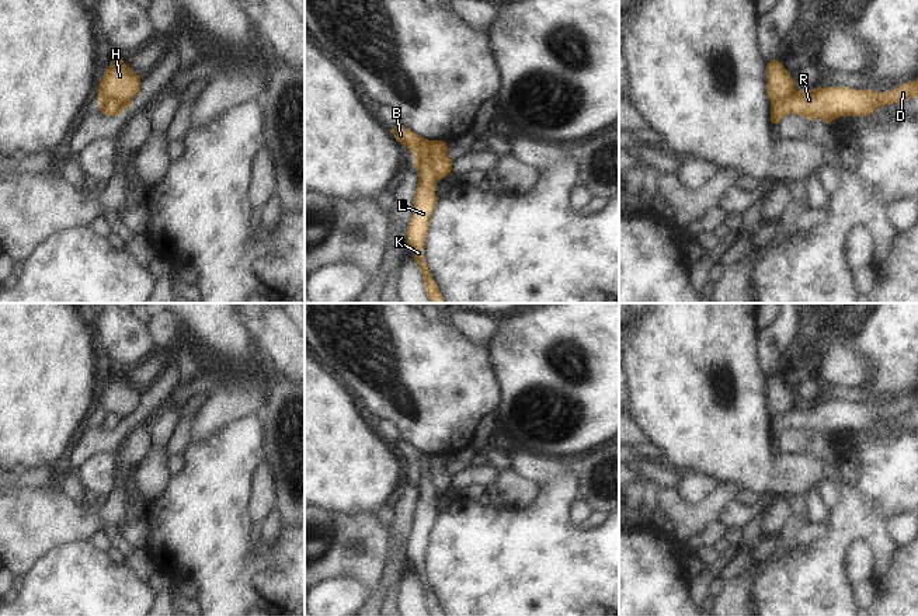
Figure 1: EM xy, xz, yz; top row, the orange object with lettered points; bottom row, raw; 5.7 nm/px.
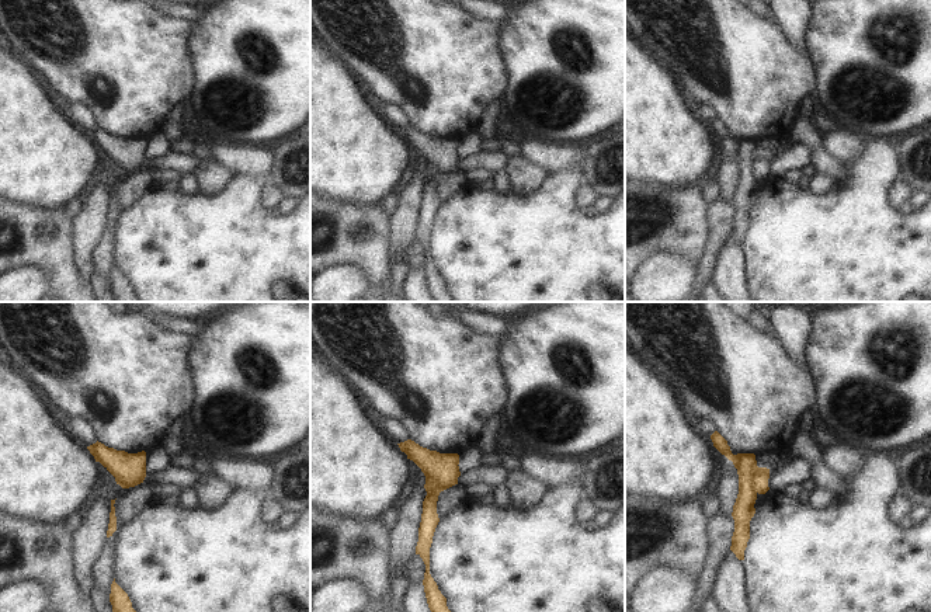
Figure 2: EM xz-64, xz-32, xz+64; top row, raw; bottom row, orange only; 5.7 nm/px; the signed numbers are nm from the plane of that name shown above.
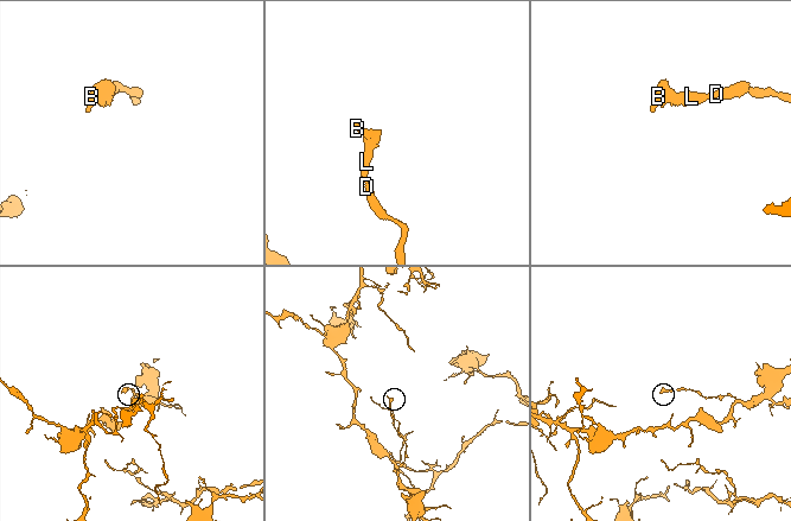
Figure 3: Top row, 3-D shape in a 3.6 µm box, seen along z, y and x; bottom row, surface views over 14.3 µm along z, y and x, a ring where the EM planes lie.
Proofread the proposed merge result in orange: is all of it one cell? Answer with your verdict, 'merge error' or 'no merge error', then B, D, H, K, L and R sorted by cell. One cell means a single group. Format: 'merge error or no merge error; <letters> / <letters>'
merge error; B H / D K L R

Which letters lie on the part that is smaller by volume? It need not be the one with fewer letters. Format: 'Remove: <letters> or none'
Remove: B, H

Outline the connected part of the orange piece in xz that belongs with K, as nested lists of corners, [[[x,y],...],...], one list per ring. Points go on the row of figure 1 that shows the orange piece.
[[[424,147],[420,156],[414,157],[413,166],[418,174],[418,184],[414,194],[413,215],[406,232],[407,247],[414,253],[414,261],[418,262],[418,268],[423,274],[424,288],[430,303],[445,303],[439,293],[437,282],[432,279],[428,267],[424,261],[424,243],[430,226],[430,217],[435,209],[438,198],[435,196],[435,188],[438,180],[428,161],[428,149]]]

